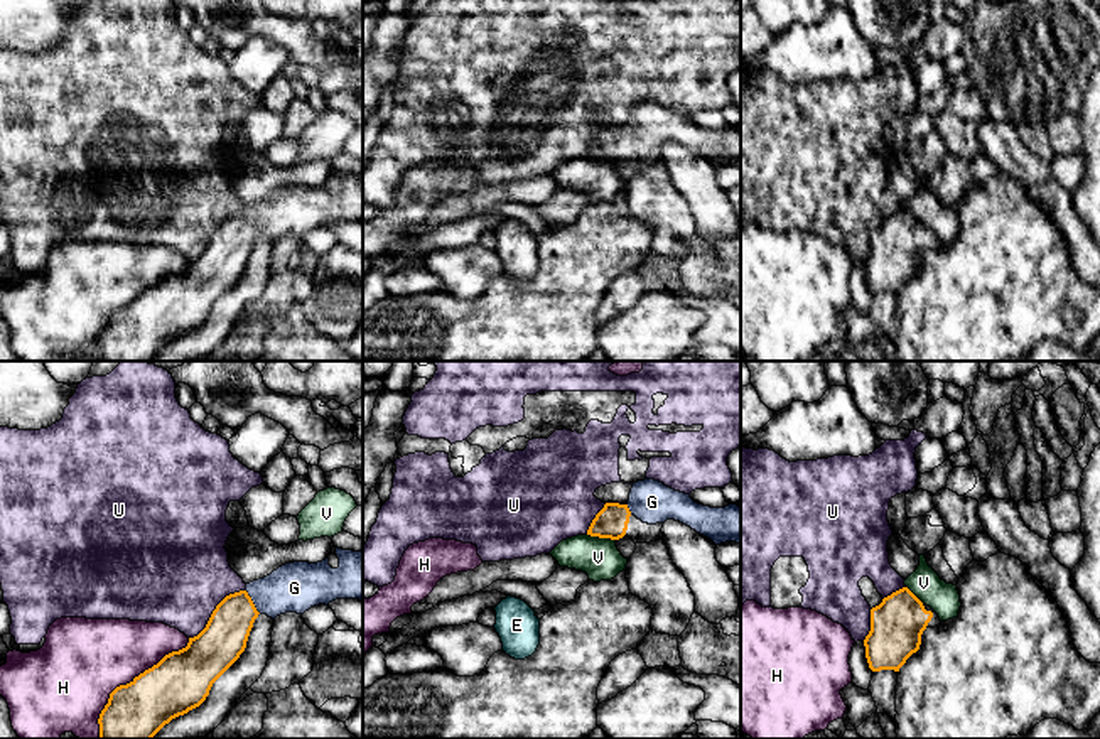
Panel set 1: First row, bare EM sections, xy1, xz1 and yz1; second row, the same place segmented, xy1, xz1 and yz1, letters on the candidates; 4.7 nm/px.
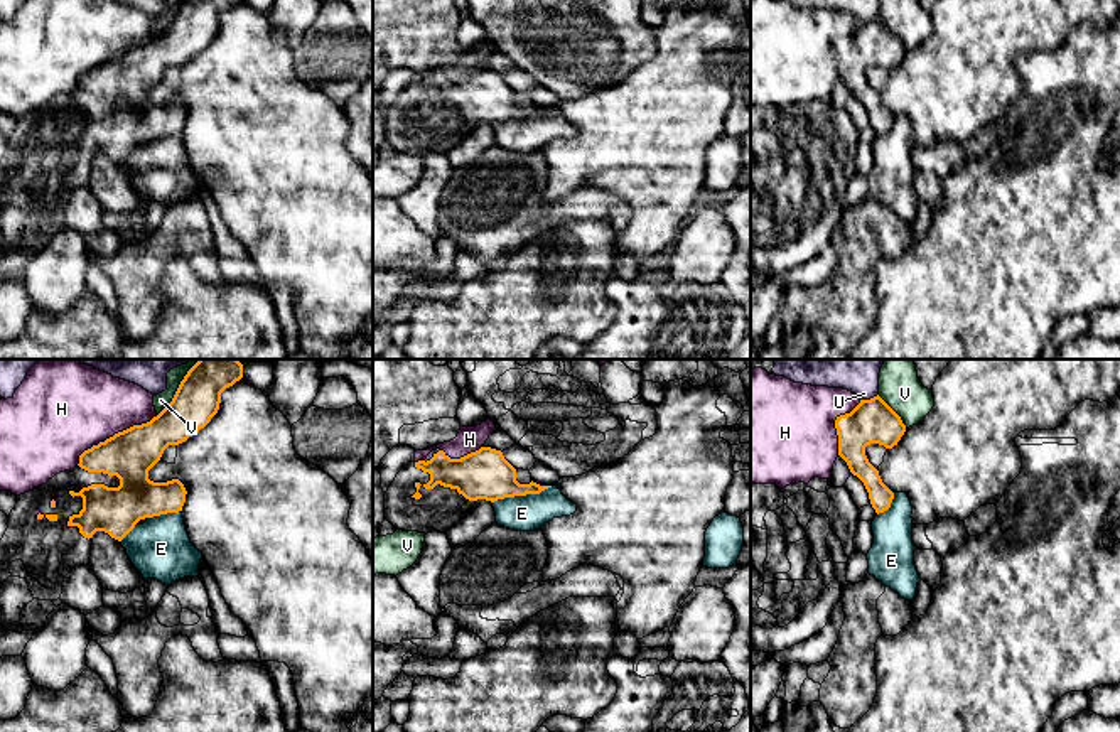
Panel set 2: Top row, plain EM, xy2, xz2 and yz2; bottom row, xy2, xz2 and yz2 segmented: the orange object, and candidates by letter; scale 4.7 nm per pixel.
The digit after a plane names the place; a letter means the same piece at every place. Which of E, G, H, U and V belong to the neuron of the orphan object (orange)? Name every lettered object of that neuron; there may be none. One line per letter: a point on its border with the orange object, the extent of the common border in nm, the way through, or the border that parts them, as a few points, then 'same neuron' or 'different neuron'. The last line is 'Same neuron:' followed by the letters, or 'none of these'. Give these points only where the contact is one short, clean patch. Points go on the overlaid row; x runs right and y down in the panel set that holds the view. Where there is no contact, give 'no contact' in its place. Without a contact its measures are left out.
E: contact xz2 (522, 495); length 300 nm; different neuron
G: contact xy1 (252, 603); length 130 nm; way xy1 (223, 640), (228, 626), (252, 603), (294, 587); same neuron
H: contact xy1 (130, 682); length 650 nm; different neuron
U: contact xy1 (215, 609); length 360 nm; border xy1 (245, 589), (230, 593), (216, 606), (208, 623), (189, 638); different neuron
V: contact xy2 (177, 388); length 340 nm; different neuron
Same neuron: G

